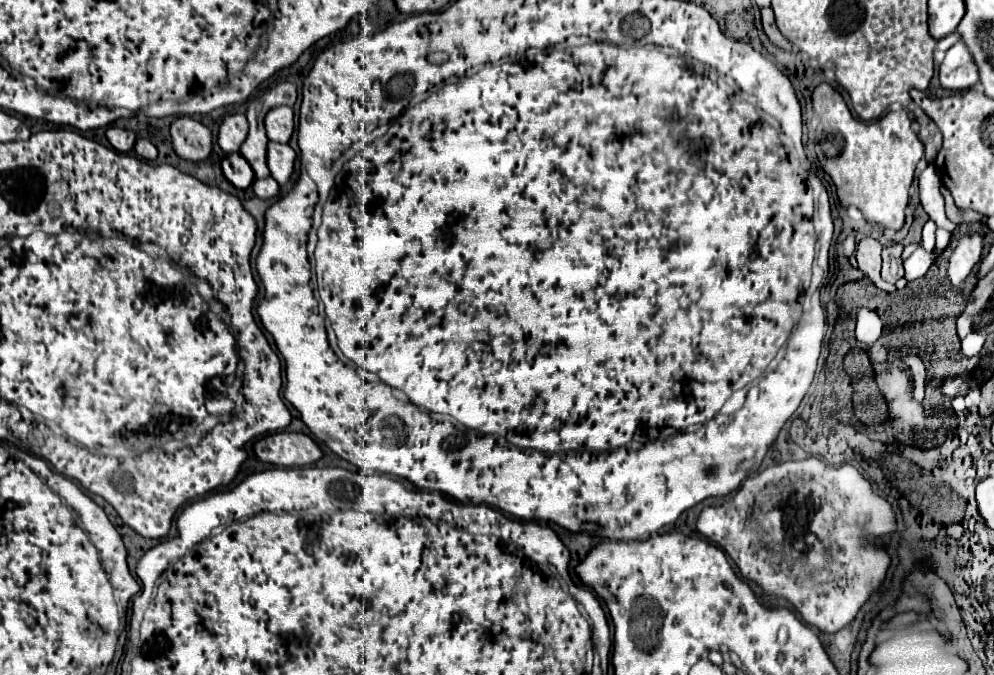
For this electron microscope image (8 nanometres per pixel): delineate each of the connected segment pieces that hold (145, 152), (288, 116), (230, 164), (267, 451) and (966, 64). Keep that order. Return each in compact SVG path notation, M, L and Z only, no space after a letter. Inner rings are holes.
M138 139L136 141L136 147L134 147L134 151L142 157L142 159L146 159L146 161L154 161L156 157L158 157L158 151L156 151L156 147L148 141L148 139Z
M276 107L266 115L266 133L274 143L288 143L294 131L294 113L290 107Z
M240 153L226 155L222 161L222 171L226 179L238 189L248 189L254 183L252 167L248 167L248 161Z
M288 431L259 438L253 444L253 451L260 461L282 467L312 465L322 457L322 451L312 437Z
M958 41L946 51L946 57L940 65L938 79L944 89L952 89L952 91L968 89L978 81L976 63L962 41Z

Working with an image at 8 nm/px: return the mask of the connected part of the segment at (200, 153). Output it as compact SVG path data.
M178 117L172 127L174 153L186 161L206 161L212 155L212 131L192 117Z

